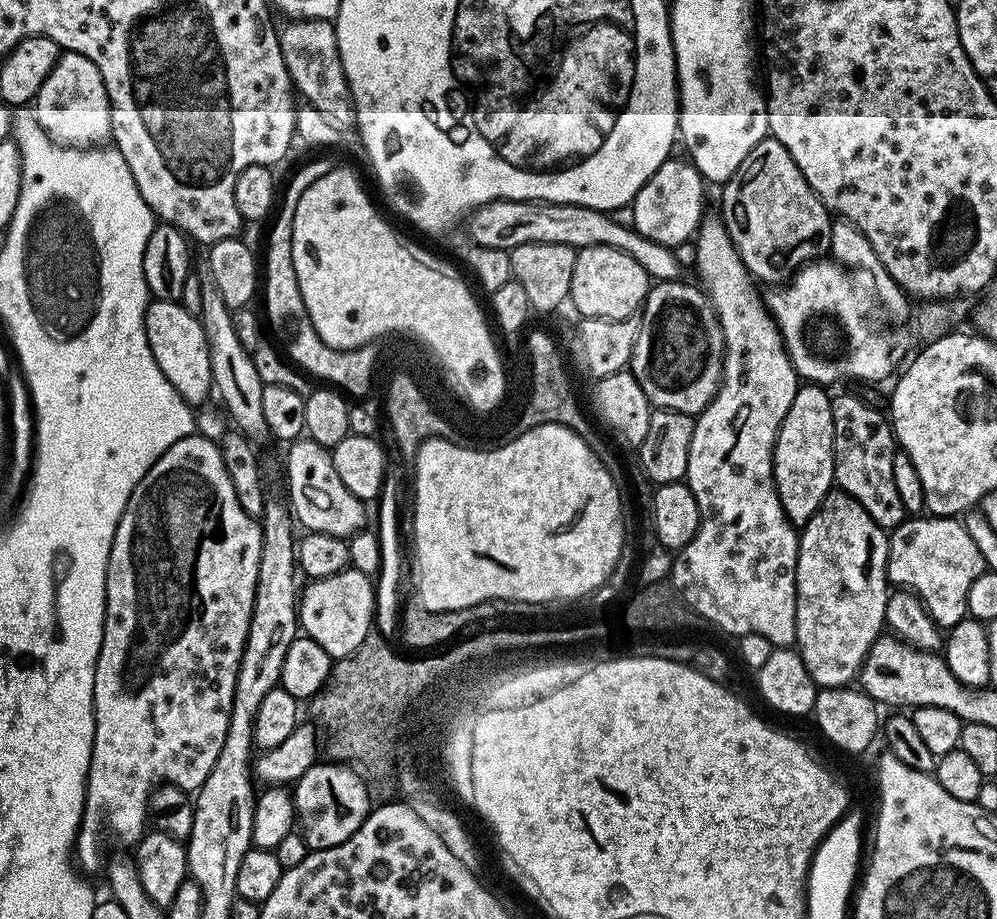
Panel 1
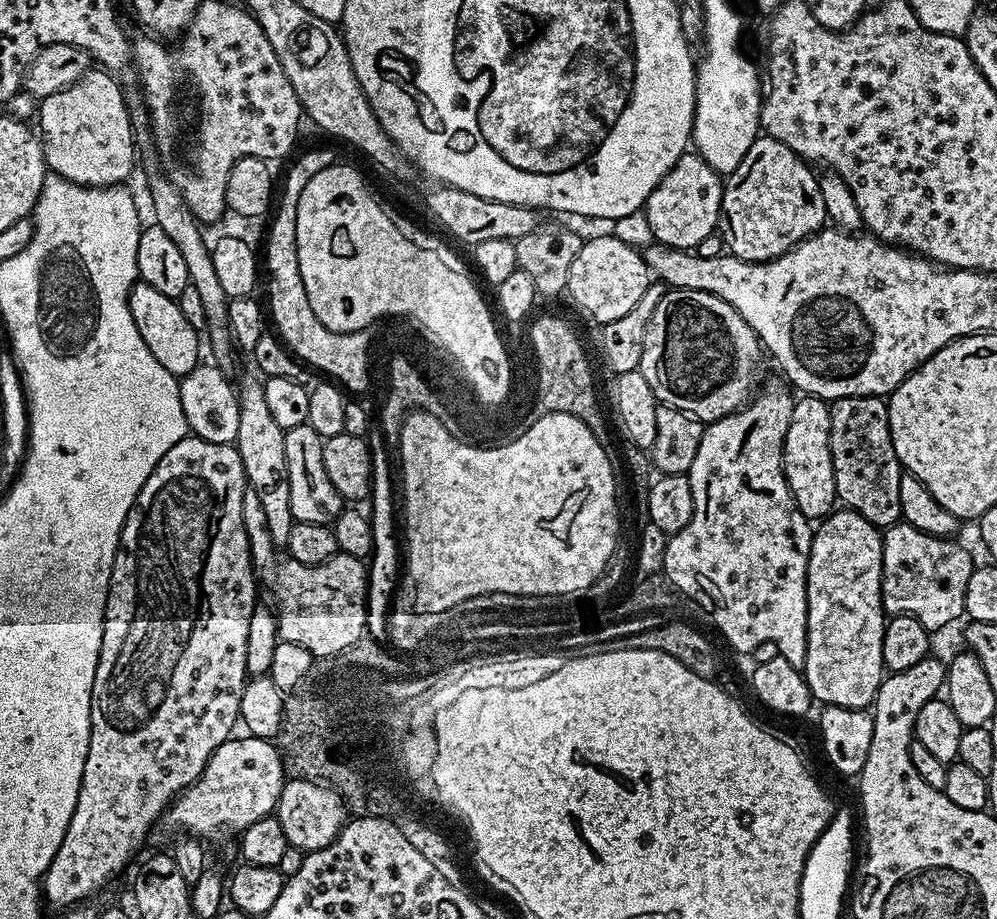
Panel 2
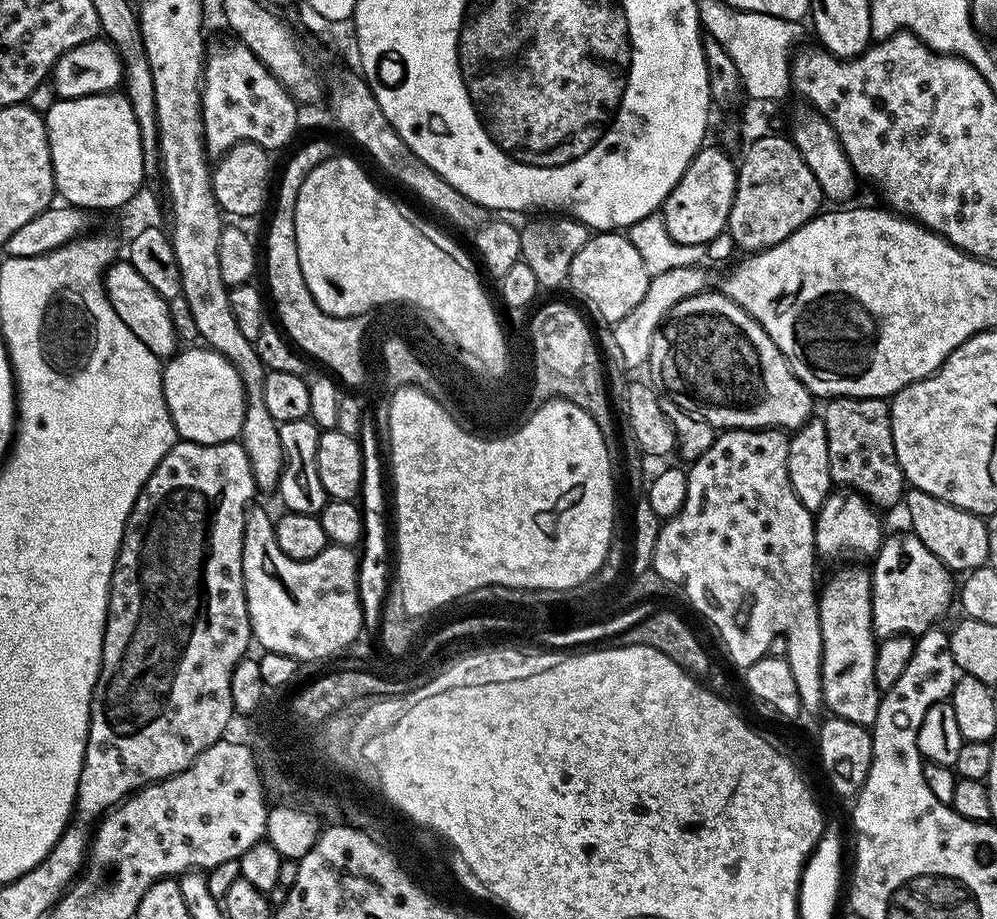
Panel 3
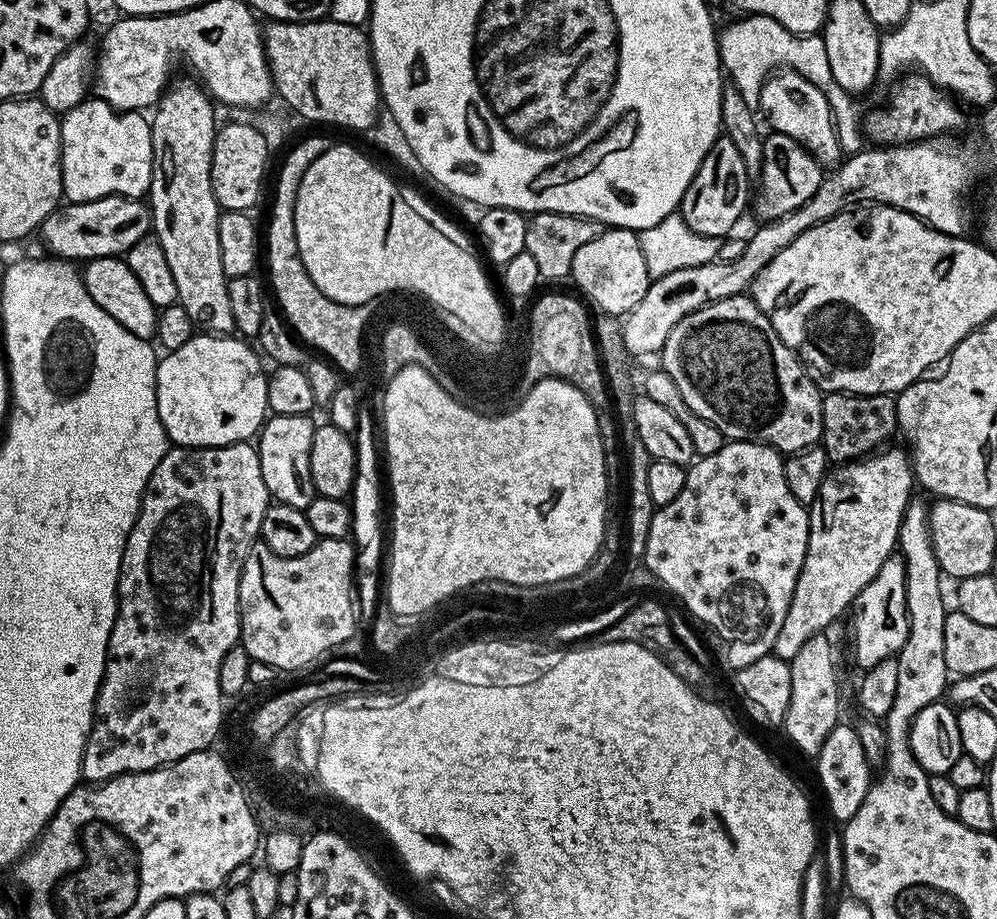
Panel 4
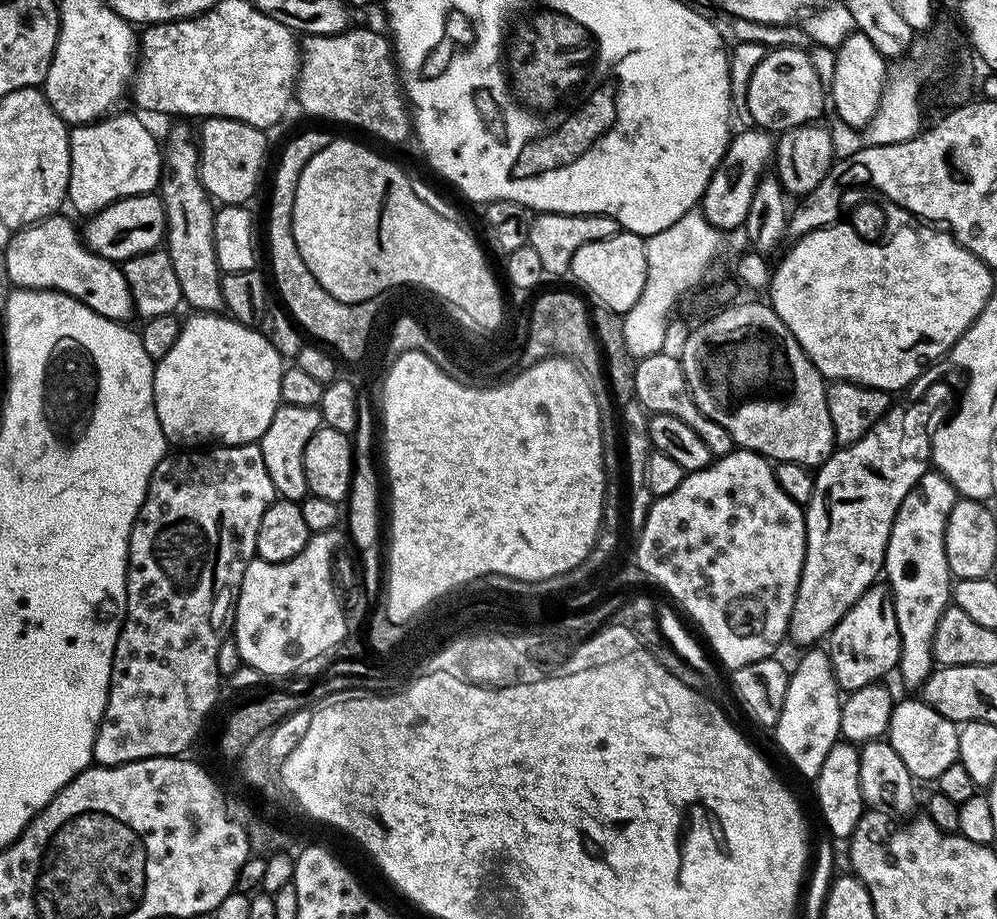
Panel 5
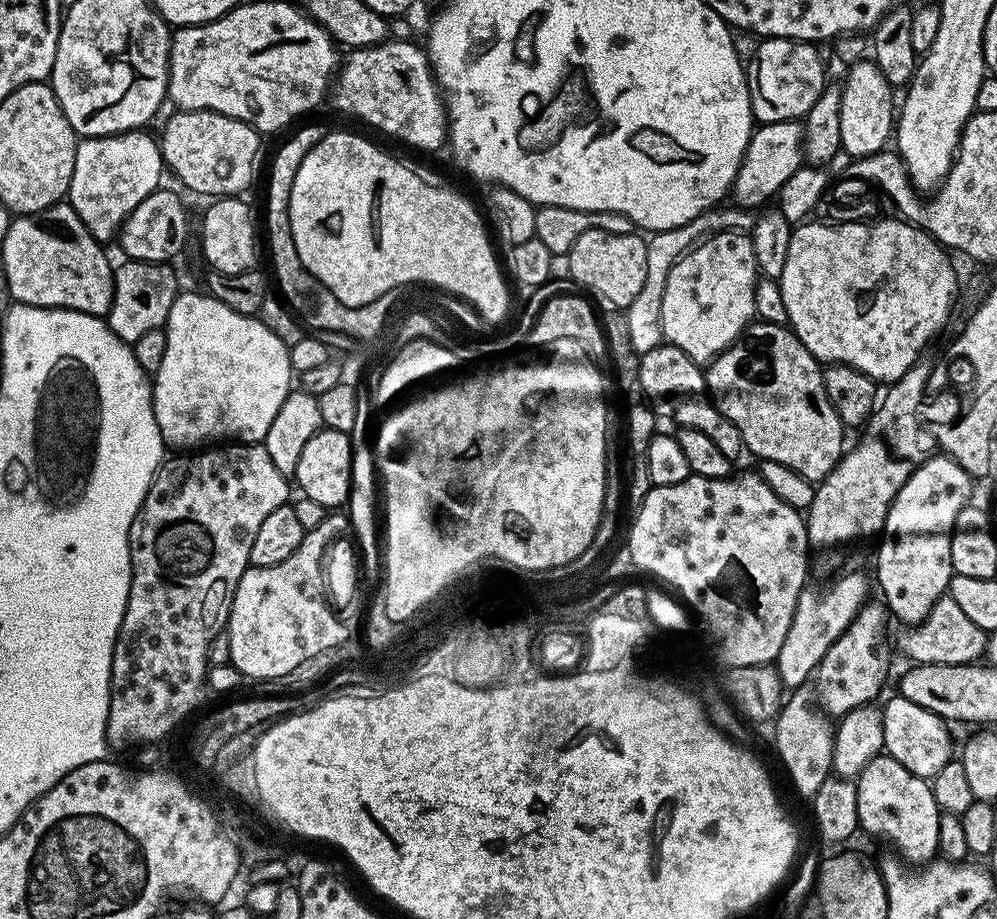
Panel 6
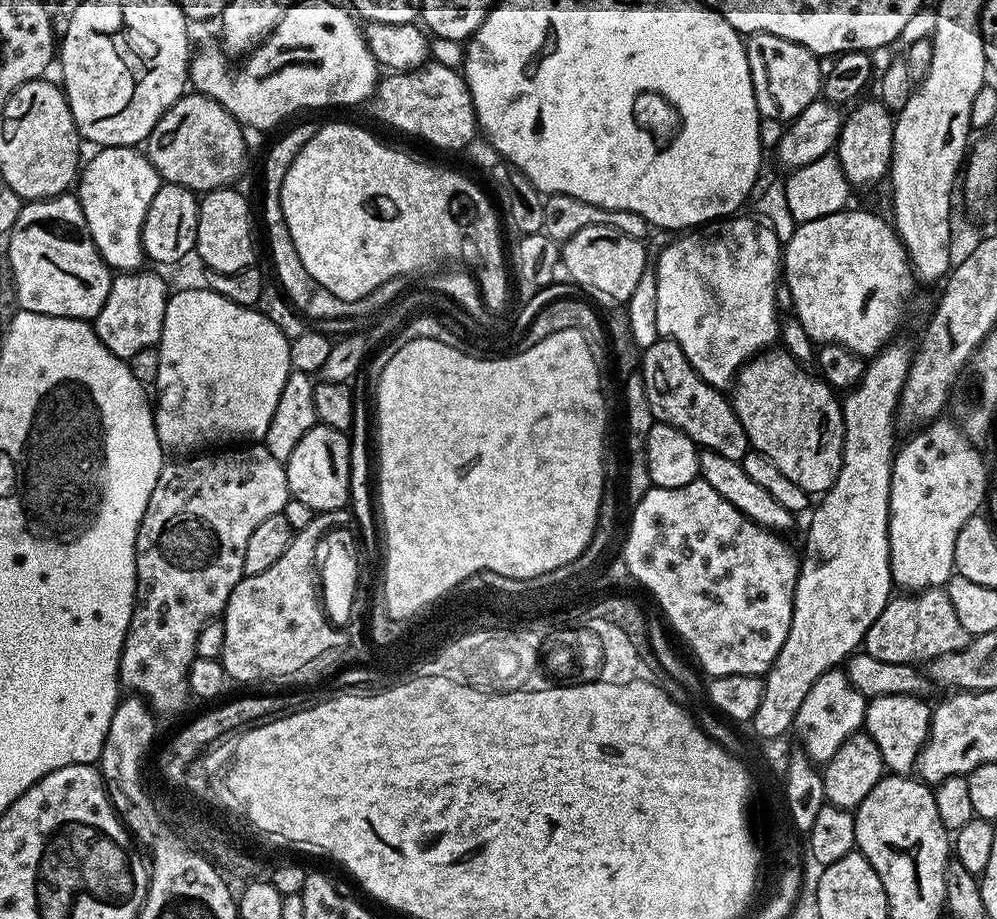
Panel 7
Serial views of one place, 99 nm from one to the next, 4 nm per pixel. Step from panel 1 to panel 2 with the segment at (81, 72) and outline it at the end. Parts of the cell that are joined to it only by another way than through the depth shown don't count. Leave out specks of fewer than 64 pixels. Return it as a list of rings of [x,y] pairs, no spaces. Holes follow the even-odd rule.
[[[89,70],[78,82],[50,94],[38,104],[38,132],[45,147],[45,165],[55,175],[85,188],[123,185],[136,156],[126,92],[112,76],[115,75],[108,70]]]

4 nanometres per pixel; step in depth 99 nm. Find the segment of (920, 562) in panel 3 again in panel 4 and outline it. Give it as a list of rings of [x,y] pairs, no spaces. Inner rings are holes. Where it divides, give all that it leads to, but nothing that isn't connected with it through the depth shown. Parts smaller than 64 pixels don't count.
[[[893,554],[882,562],[882,570],[856,596],[852,616],[852,656],[857,669],[878,666],[878,662],[893,659],[908,637],[908,611],[906,610],[906,570],[904,557]]]

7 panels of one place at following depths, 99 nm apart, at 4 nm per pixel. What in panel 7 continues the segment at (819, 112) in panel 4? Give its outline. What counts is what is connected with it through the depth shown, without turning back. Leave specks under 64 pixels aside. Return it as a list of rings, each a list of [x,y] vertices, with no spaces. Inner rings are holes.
[[[754,32],[747,37],[746,47],[754,98],[765,121],[791,122],[821,95],[821,61],[806,46],[793,40],[778,38],[769,32]]]

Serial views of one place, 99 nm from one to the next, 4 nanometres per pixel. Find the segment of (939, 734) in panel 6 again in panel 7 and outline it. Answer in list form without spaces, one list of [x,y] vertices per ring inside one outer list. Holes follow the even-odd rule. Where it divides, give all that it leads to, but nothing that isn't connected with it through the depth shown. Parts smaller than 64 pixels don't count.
[[[873,696],[868,700],[864,728],[878,746],[889,773],[908,774],[917,767],[932,724],[932,708],[928,702],[919,696]]]

